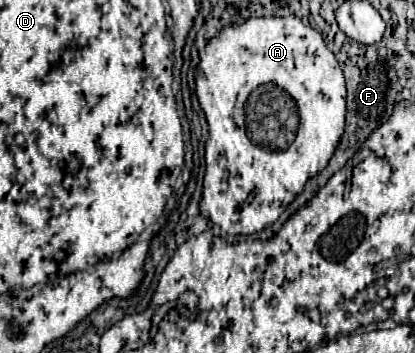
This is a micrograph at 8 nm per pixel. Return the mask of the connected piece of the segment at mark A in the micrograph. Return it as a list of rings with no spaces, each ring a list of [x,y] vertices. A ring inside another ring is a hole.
[[[254,17],[244,25],[224,27],[220,35],[210,39],[210,43],[200,51],[200,59],[202,61],[196,69],[196,95],[210,127],[200,211],[226,233],[250,235],[272,225],[286,205],[304,189],[308,177],[328,165],[344,131],[344,115],[347,113],[344,75],[334,53],[324,45],[322,35],[296,17]],[[262,83],[282,87],[296,103],[292,103],[290,117],[286,121],[278,121],[274,141],[250,143],[244,129],[244,103]]]

